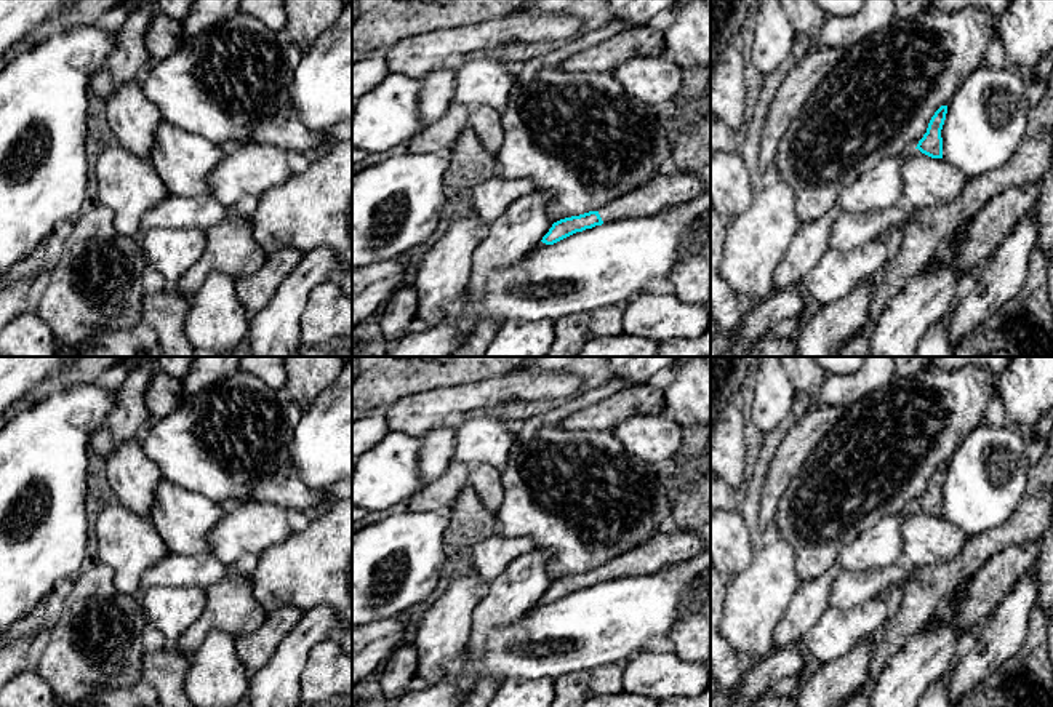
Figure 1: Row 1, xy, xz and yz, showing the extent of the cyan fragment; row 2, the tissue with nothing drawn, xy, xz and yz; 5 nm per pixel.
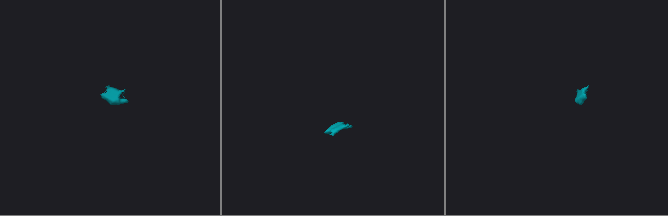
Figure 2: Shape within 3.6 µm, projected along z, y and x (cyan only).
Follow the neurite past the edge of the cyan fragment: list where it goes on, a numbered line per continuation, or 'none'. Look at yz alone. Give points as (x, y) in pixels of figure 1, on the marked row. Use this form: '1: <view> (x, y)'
none

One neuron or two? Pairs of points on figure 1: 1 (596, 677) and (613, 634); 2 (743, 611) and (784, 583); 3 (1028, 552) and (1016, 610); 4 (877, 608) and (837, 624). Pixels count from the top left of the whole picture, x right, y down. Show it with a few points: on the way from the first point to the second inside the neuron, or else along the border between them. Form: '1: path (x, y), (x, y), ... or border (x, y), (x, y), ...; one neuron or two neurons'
1: border (621, 663), (607, 663), (562, 675); two neurons
2: path (752, 602), (775, 583); one neuron
3: border (1034, 568), (999, 605); two neurons
4: path (868, 618), (847, 624); one neuron

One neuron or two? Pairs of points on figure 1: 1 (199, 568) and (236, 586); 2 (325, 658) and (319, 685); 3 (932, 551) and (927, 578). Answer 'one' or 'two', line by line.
1: two
2: one
3: two

